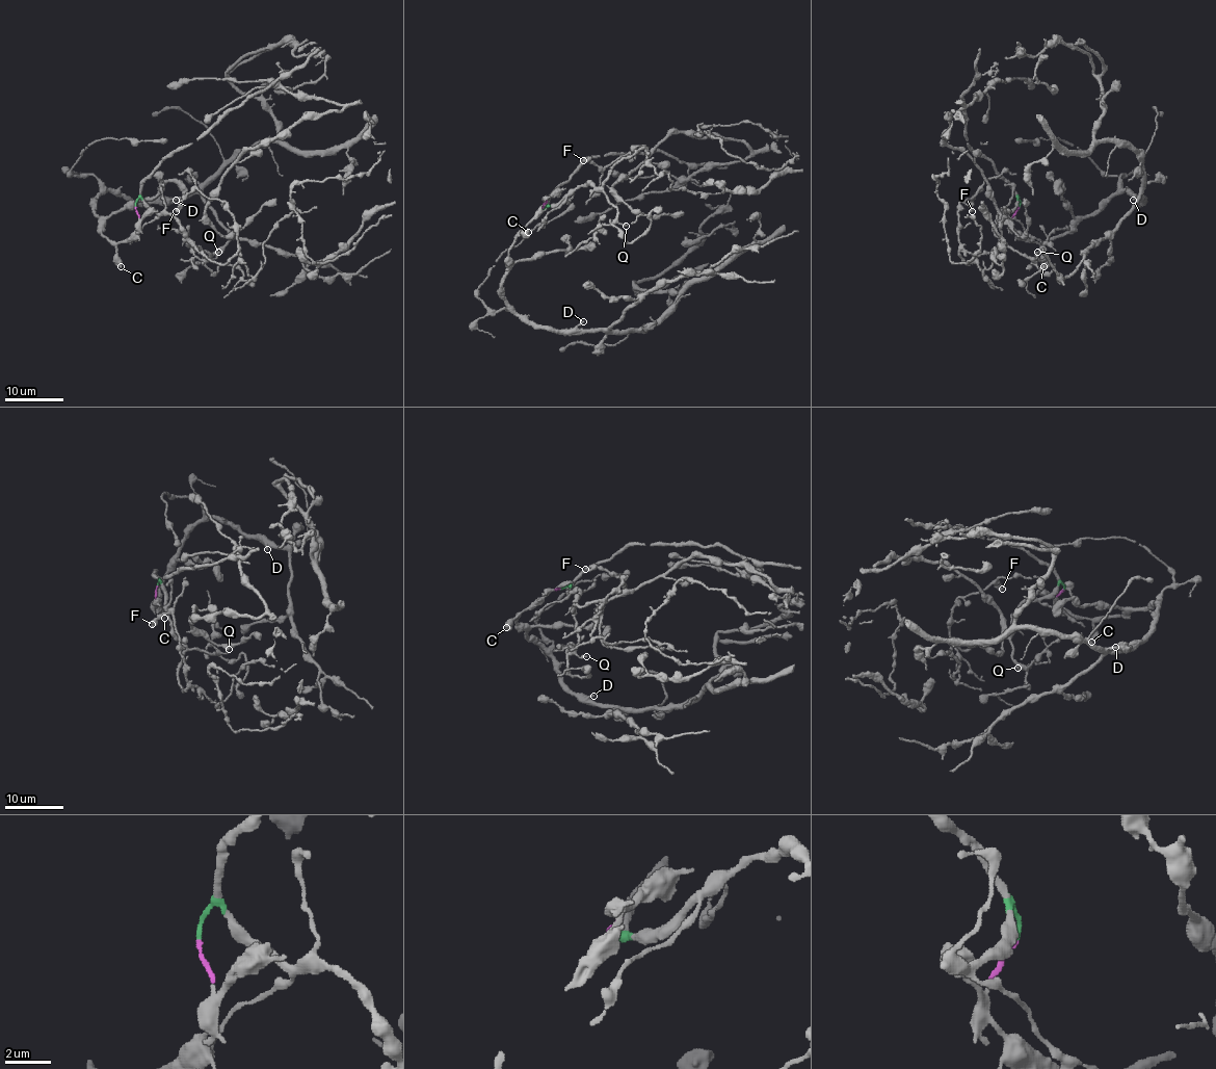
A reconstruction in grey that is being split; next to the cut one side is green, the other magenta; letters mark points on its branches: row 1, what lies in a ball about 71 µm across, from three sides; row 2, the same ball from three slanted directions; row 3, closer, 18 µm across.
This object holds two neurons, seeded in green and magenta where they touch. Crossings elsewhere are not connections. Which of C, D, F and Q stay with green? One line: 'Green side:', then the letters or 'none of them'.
Green side: F, Q

